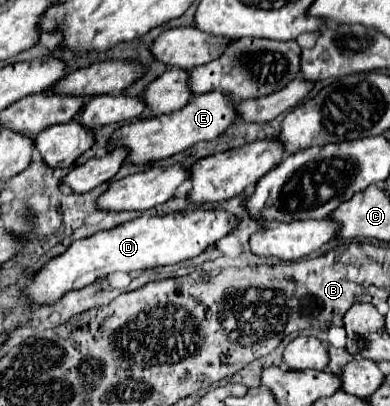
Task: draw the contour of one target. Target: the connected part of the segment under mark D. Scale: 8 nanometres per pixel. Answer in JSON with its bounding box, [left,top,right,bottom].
[25,209,239,305]

